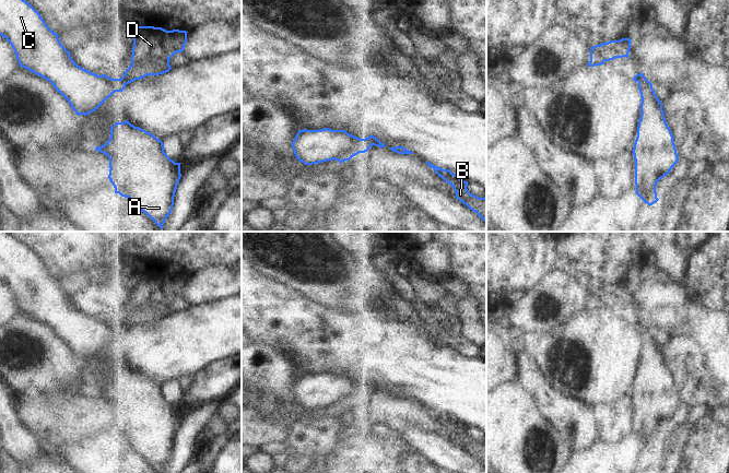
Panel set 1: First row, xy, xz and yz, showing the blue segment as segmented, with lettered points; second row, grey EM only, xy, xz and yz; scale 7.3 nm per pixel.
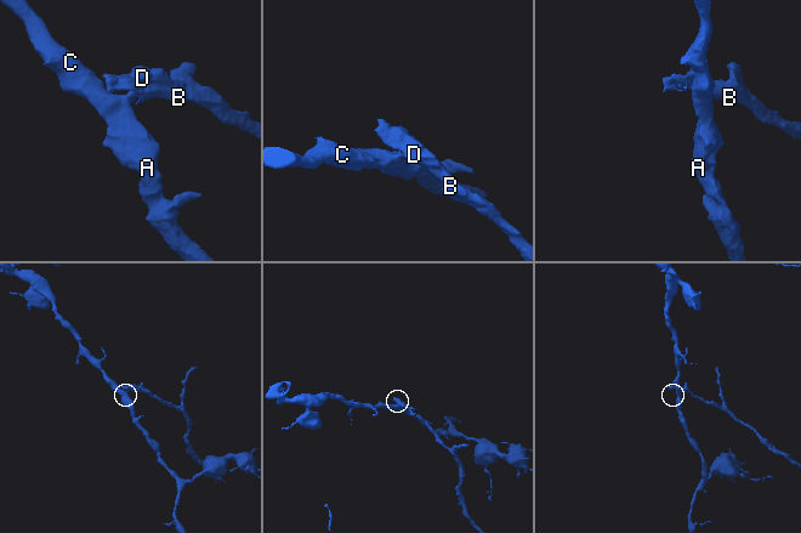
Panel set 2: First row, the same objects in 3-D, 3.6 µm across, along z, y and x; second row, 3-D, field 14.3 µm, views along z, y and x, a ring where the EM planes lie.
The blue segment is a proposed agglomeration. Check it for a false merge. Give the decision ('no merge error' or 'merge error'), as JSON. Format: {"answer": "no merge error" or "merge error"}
{"answer": "merge error"}

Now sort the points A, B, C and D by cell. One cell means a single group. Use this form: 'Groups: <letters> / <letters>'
Groups: A C / B D

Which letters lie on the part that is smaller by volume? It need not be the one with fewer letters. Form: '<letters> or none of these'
B, D

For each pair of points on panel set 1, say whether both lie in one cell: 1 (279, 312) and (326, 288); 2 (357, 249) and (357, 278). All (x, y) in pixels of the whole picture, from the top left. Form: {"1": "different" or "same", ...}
{"1": "different", "2": "different"}

